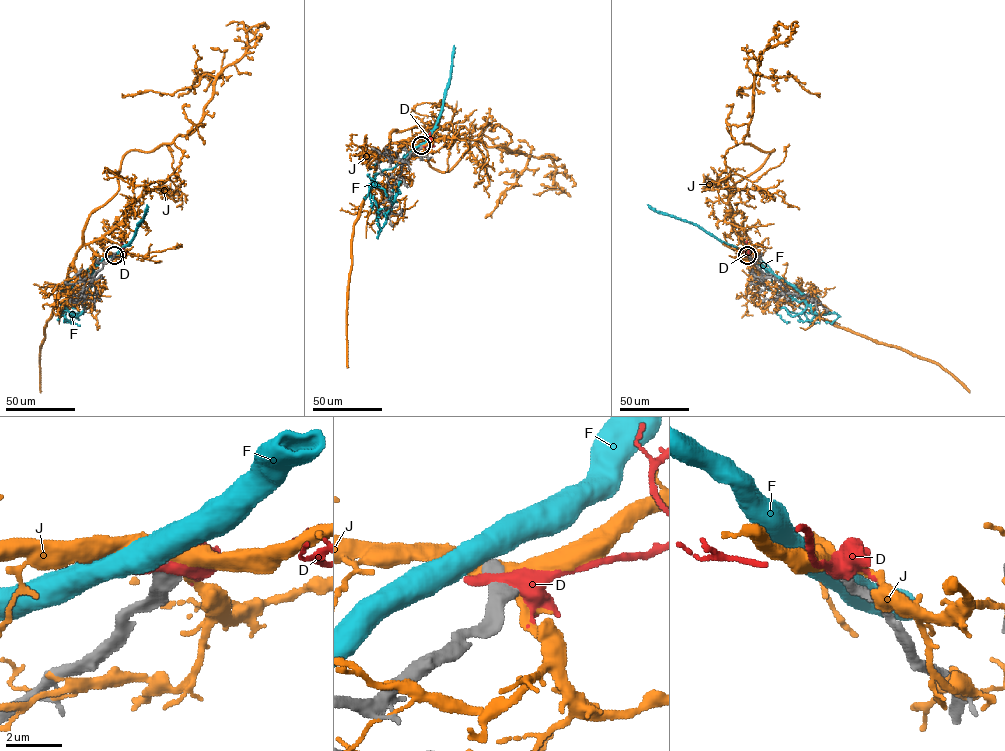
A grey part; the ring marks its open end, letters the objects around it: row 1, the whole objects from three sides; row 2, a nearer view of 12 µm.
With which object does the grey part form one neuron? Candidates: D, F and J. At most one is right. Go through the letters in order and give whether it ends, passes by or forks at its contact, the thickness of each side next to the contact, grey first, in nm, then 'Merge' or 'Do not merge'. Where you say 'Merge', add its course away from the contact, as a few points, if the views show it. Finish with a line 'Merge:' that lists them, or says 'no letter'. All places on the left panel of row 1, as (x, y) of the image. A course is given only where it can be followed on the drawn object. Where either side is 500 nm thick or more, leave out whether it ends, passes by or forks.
D: Thickness 700 nm (grey) against 550 nm. Do not merge
F: Thickness 400 nm (grey) against 800 nm. Do not merge
J: Thickness 600 nm (grey) against 440 nm. Do not merge
Merge: no letter

